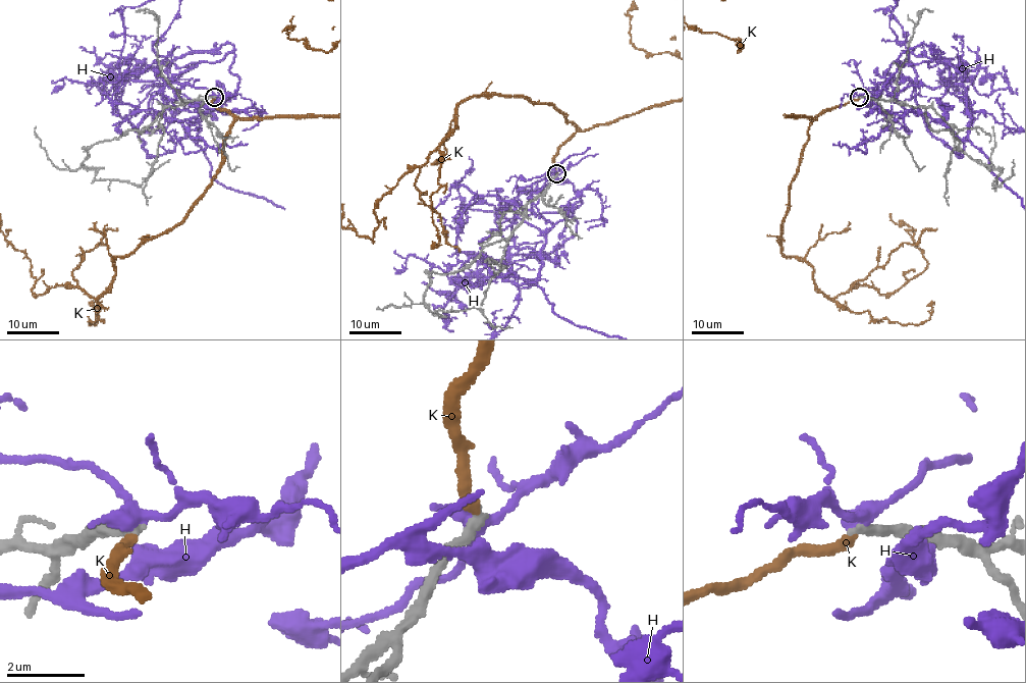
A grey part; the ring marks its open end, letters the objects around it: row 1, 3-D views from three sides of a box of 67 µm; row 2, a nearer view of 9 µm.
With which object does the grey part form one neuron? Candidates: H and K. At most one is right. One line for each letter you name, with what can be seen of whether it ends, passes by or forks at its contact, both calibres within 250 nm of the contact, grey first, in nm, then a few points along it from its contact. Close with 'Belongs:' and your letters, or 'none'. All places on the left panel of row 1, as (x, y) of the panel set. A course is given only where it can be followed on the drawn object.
Belongs: none

